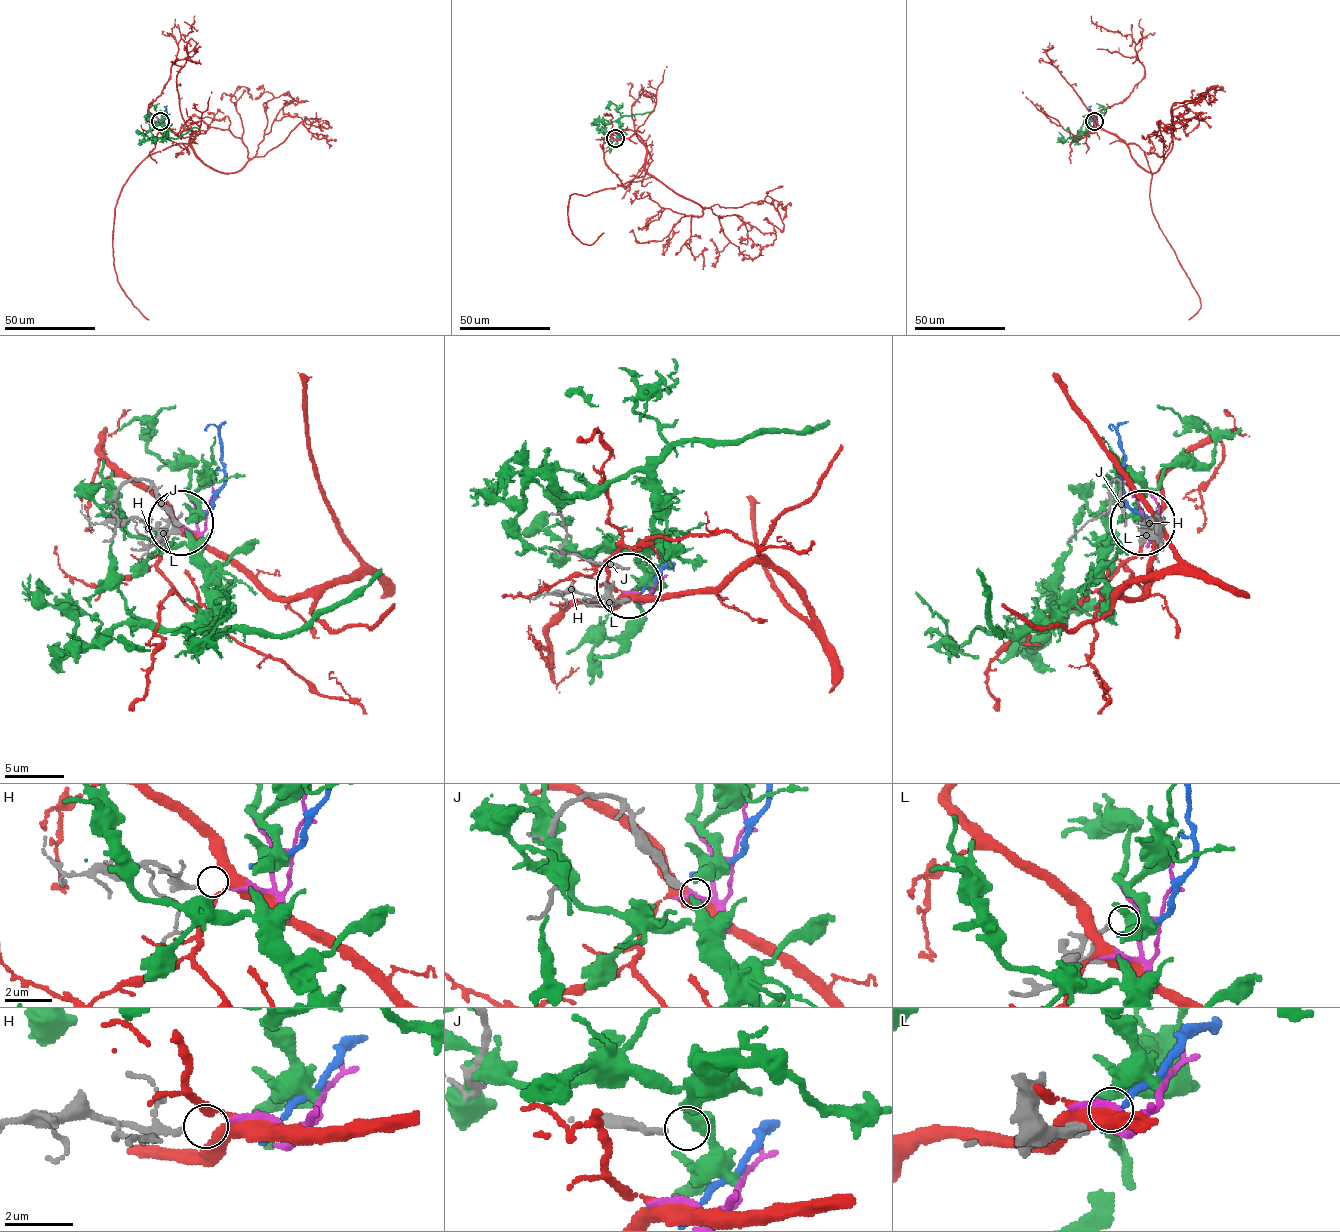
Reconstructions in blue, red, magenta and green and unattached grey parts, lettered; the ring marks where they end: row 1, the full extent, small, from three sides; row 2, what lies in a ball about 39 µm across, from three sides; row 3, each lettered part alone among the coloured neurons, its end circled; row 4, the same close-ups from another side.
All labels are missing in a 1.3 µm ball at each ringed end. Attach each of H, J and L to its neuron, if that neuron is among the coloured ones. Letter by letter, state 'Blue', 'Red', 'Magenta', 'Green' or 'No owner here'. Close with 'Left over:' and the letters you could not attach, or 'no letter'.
H: Magenta
J: No owner here
L: Green
Left over: J

